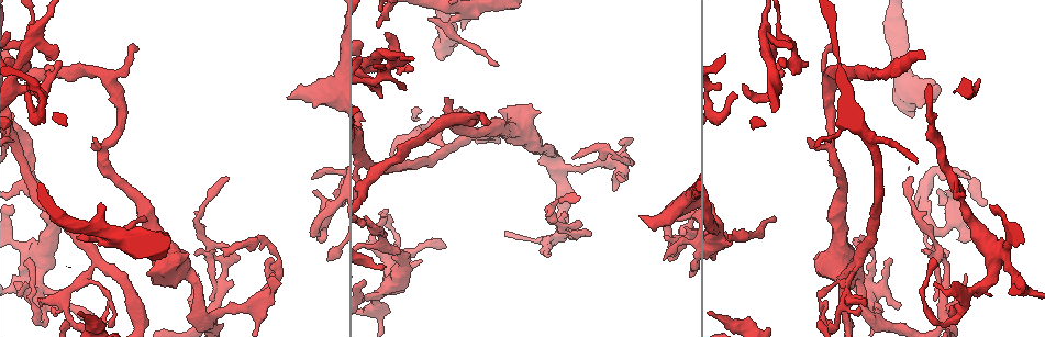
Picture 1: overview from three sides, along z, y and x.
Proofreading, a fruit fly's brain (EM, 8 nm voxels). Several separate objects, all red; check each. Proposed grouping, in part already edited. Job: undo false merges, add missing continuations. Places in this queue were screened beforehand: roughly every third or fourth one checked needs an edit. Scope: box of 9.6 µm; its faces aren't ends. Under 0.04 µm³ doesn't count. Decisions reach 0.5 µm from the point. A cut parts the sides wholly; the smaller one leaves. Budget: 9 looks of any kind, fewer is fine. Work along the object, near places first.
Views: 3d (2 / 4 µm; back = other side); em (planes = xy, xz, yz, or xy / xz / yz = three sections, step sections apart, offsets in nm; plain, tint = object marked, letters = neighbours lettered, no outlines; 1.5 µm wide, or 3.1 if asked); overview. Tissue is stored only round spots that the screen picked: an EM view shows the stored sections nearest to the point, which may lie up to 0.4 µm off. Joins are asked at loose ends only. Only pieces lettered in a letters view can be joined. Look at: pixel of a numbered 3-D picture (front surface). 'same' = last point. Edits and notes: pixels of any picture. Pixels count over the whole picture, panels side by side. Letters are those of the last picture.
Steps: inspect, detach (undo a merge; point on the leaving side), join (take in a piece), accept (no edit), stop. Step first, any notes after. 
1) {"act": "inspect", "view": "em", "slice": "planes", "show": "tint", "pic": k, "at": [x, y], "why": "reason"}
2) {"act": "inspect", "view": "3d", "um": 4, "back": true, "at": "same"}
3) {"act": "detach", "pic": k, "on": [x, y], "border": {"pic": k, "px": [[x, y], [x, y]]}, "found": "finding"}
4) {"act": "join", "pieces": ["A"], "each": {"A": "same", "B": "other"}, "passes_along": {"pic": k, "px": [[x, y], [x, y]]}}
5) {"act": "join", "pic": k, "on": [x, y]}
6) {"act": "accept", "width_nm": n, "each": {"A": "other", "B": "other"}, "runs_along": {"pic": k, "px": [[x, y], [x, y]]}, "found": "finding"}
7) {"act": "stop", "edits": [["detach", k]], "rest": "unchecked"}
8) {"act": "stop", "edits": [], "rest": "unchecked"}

{"act": "inspect", "view": "em", "slice": "xz", "step": 8, "show": "plain", "pic": 1, "at": [77, 238]}

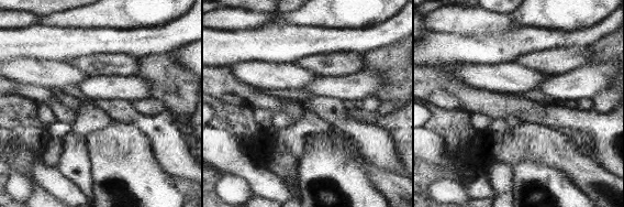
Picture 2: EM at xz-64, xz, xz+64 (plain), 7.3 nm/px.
{"act": "inspect", "view": "em", "slice": "xz", "step": 8, "show": "letters", "at": "same", "why": "what lies round it"}

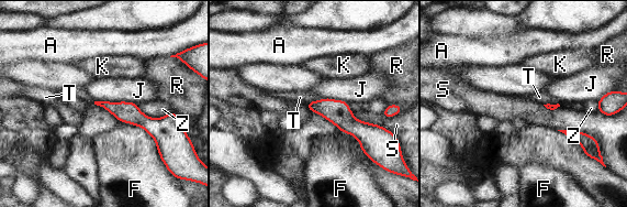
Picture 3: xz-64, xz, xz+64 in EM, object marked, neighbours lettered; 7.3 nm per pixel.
{"act": "accept", "each": {"A": "other", "F": "other", "J": "other", "K": "other", "R": "other", "S": "other", "T": "other", "Z": "other"}, "runs_along": {"pic": 3, "px": [[310, 105], [369, 129]]}, "found": "none of them fits"}

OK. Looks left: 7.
{"act": "inspect", "view": "3d", "um": 4, "pic": 1, "at": [860, 310]}

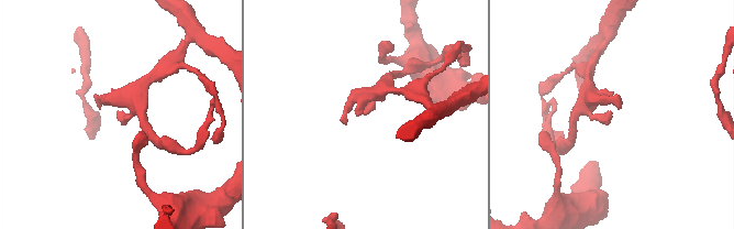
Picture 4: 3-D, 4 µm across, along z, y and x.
{"act": "inspect", "view": "em", "slice": "xz", "step": 8, "show": "tint", "pic": 4, "at": [609, 115]}

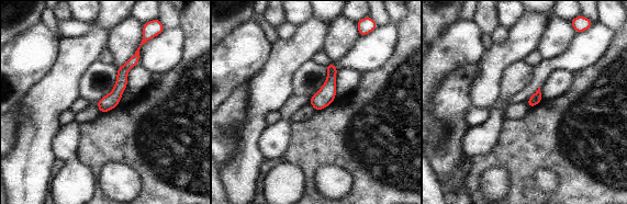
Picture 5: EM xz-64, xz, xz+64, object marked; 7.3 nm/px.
{"act": "inspect", "view": "em", "slice": "planes", "show": "letters", "at": "same", "why": "another direction"}

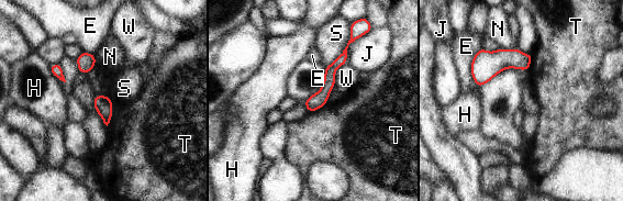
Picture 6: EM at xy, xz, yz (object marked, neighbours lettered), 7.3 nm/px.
{"act": "accept", "each": {"E": "other", "H": "other", "J": "other", "N": "other", "S": "other", "T": "other", "W": "other"}, "runs_along": {"pic": 6, "px": [[344, 55], [310, 109]]}, "found": "no lettered piece goes on from it"}

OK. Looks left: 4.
{"act": "inspect", "view": "3d", "um": 2, "back": true, "pic": 1, "at": [290, 97], "why": "free end"}

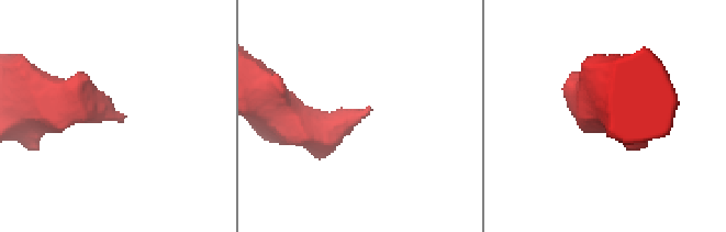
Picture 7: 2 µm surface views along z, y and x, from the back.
{"act": "inspect", "view": "em", "slice": "planes", "show": "letters", "pic": 7, "at": [369, 112], "why": "now the EM"}

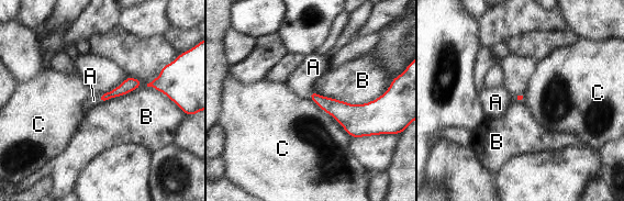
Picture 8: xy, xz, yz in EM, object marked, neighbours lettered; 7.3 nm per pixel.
{"act": "join", "pieces": ["A"], "each": {"A": "same", "B": "other", "C": "other"}, "passes_along": {"pic": 8, "px": [[129, 85], [99, 98], [93, 100]]}, "found": "the neuron continues"}

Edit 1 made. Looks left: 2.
{"act": "stop", "edits": [["join", 8]], "rest": "unchecked"}

